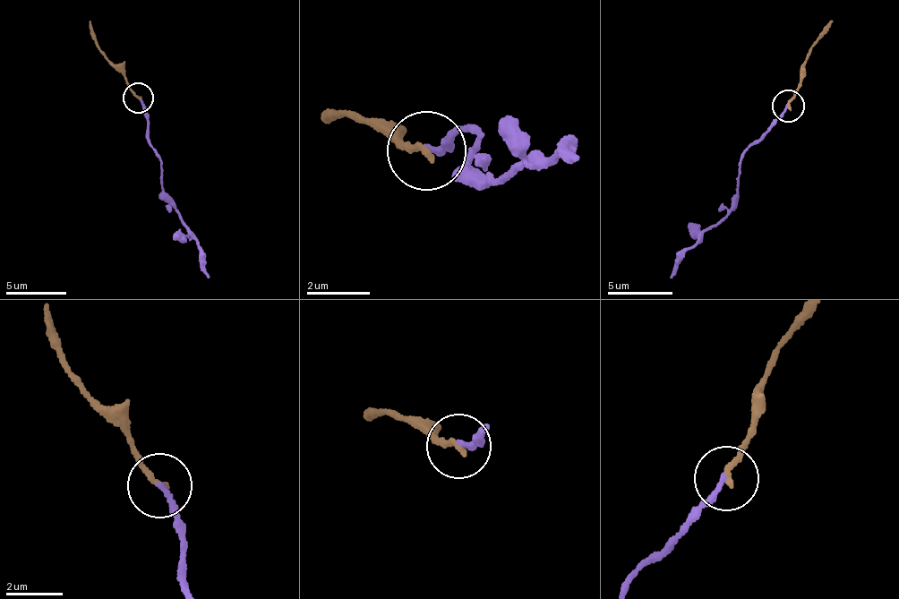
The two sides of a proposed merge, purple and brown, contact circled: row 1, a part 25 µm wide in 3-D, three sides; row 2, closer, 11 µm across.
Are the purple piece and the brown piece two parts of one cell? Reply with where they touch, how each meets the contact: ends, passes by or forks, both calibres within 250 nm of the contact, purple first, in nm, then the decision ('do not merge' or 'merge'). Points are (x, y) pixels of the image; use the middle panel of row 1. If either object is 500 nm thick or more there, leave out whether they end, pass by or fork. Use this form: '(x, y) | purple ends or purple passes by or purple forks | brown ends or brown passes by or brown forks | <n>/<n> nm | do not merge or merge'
(426, 150) | purple ends | brown ends | 200/220 nm | do not merge

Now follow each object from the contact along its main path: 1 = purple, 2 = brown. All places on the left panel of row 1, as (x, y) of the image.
1: (139, 98), (158, 159), (162, 186), (170, 195), (201, 255), (209, 279)
2: (139, 98), (102, 52), (89, 20)

